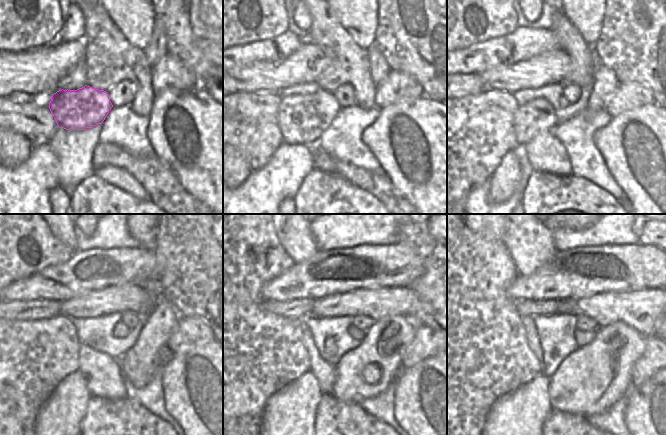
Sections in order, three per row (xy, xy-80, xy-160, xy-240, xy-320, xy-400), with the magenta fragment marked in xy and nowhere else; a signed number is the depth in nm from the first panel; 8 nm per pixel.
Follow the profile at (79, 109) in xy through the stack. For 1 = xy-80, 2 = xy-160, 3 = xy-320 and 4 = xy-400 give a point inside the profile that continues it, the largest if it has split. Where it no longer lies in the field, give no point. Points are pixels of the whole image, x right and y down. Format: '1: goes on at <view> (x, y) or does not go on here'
1: goes on at xy-80 (302, 119)
2: goes on at xy-160 (537, 116)
3: goes on at xy-320 (354, 332)
4: goes on at xy-400 (583, 338)

